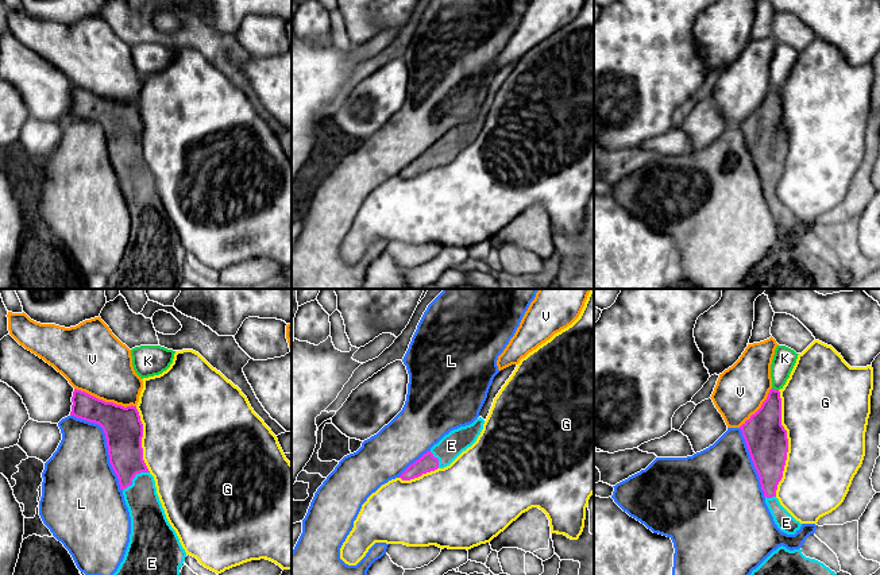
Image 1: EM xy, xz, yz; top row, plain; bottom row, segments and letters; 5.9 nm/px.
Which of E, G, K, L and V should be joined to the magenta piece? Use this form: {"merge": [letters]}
{"merge": ["E"]}

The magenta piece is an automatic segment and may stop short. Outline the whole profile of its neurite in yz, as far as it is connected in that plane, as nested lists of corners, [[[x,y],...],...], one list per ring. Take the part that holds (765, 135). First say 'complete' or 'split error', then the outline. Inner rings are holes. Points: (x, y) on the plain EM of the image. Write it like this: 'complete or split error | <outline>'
split error | [[[771,86],[761,105],[740,127],[759,171],[765,201],[775,221],[781,229],[795,232],[802,221],[776,196],[788,150],[787,128],[781,123],[780,89]]]

